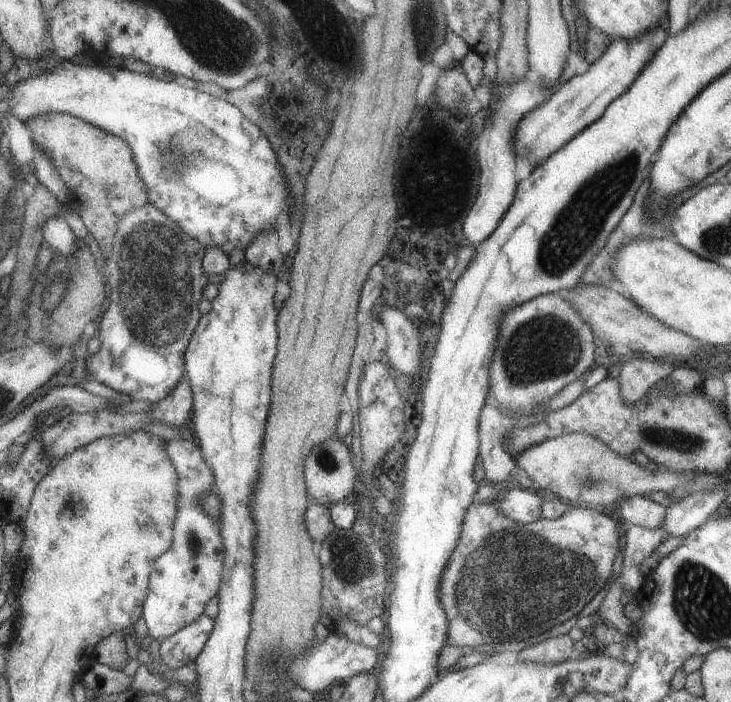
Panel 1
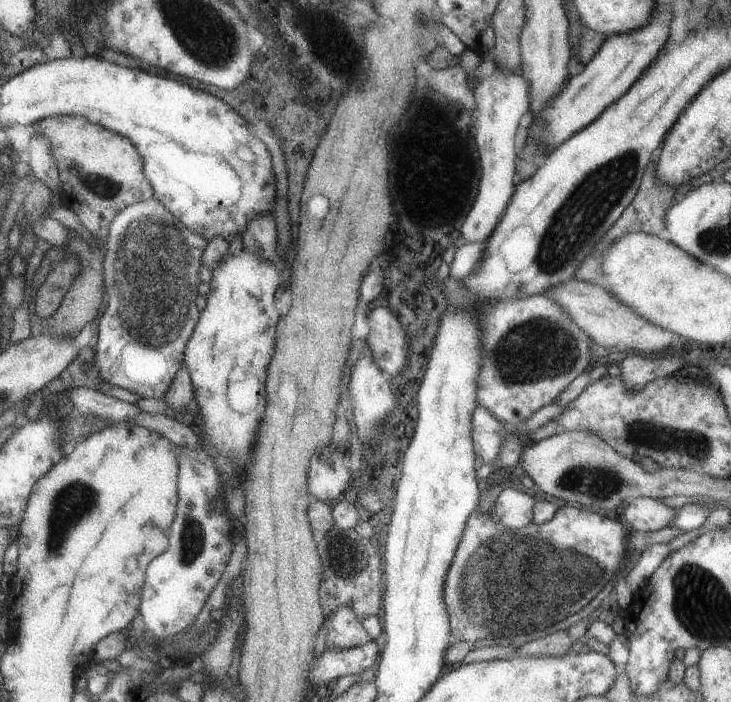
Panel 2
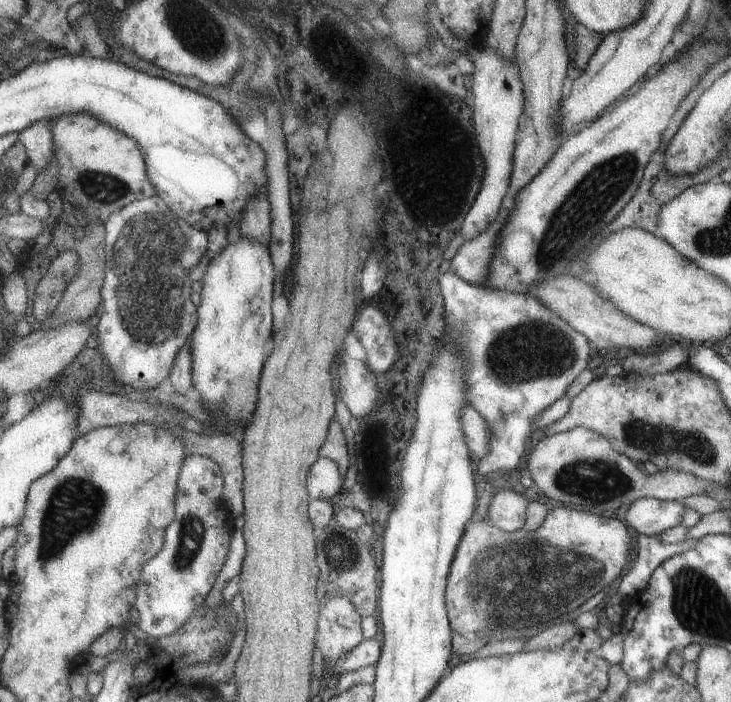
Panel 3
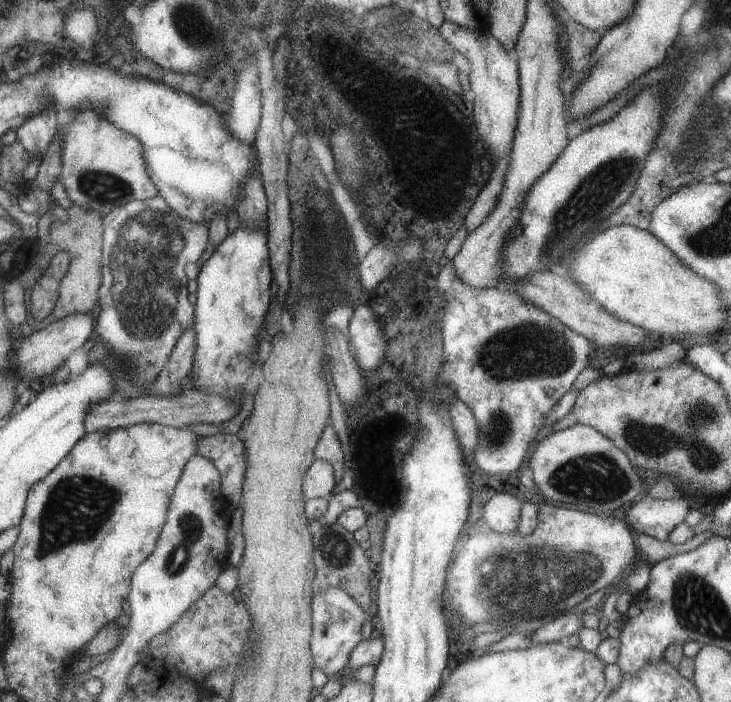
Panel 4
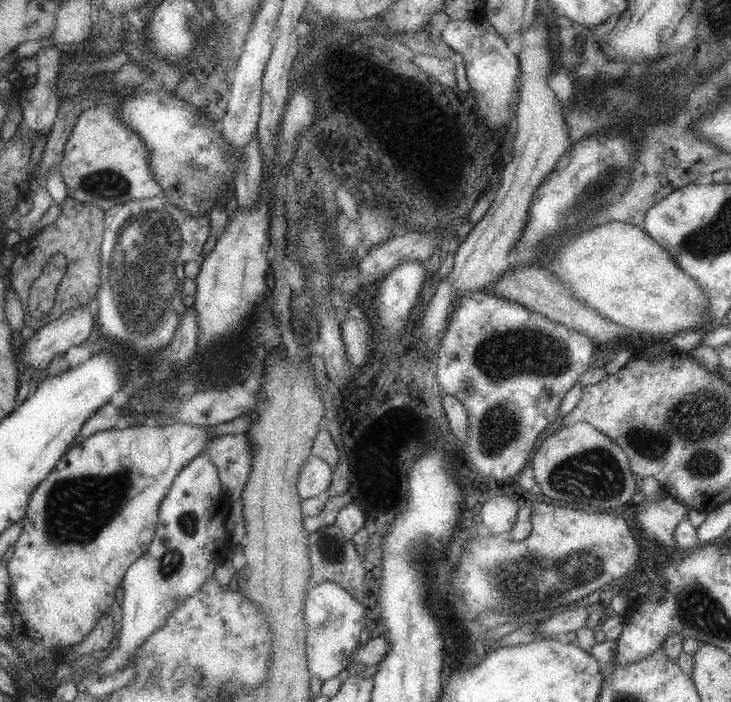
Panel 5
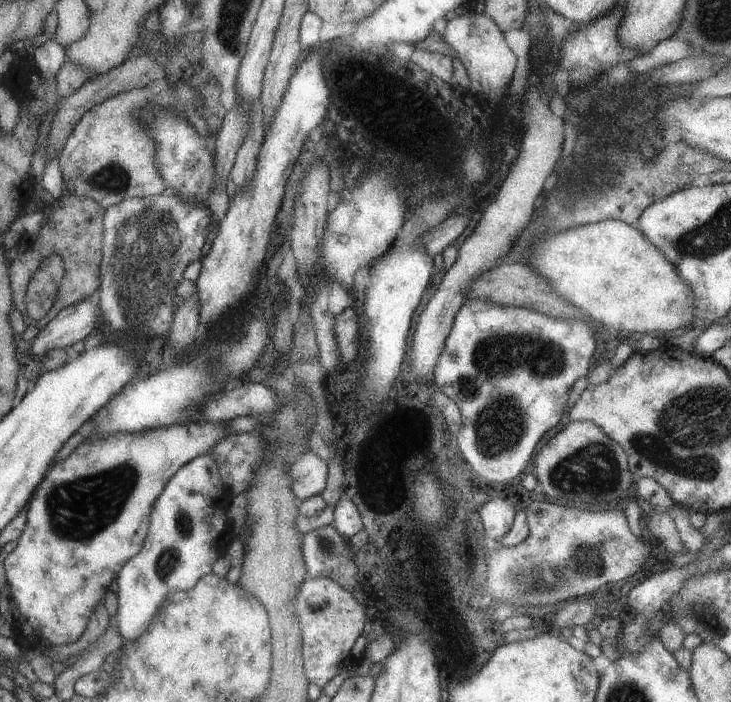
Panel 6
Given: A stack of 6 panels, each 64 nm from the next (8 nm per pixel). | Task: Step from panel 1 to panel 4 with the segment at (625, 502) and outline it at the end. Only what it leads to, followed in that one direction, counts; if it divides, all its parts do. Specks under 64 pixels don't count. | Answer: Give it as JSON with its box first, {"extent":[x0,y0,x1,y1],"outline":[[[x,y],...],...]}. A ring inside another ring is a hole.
{"extent":[625,496,689,541],"outline":[[[641,496],[625,512],[625,521],[634,534],[645,533],[659,541],[667,541],[669,532],[683,523],[689,510],[687,498],[654,499]]]}

